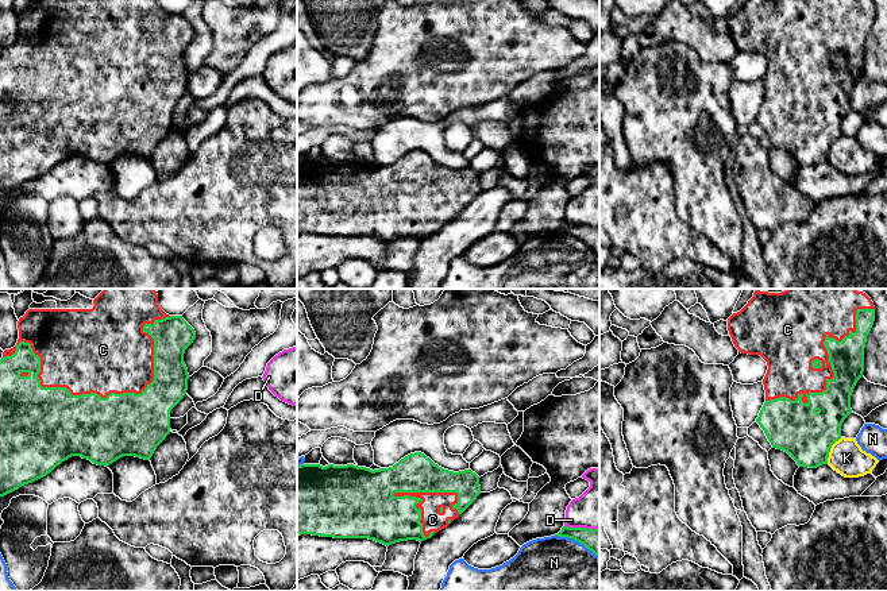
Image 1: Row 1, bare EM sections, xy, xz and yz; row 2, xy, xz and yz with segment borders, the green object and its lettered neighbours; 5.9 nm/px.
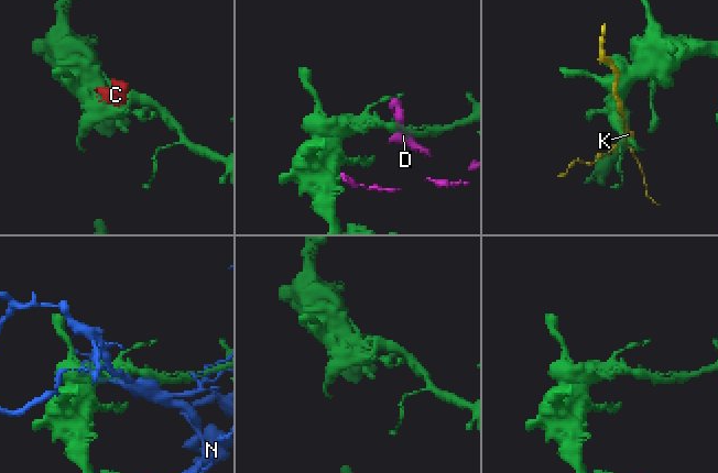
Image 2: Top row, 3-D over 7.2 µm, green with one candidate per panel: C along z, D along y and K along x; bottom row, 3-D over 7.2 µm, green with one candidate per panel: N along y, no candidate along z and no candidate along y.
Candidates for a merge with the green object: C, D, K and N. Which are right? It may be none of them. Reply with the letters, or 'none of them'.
C

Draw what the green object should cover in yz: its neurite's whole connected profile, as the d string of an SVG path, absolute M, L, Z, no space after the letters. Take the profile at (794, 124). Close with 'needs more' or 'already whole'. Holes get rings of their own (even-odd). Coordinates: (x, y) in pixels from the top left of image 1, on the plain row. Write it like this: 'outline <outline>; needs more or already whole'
outline M748 0L728 16L728 28L741 51L760 53L768 63L763 77L765 100L756 116L772 146L787 150L799 165L828 162L841 123L852 111L851 93L864 70L864 46L875 19L873 0Z; needs more

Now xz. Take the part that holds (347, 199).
outline M421 150L374 169L354 162L301 162L297 163L297 231L369 236L386 244L408 237L421 240L447 225L479 192L475 170L444 167Z; needs more

